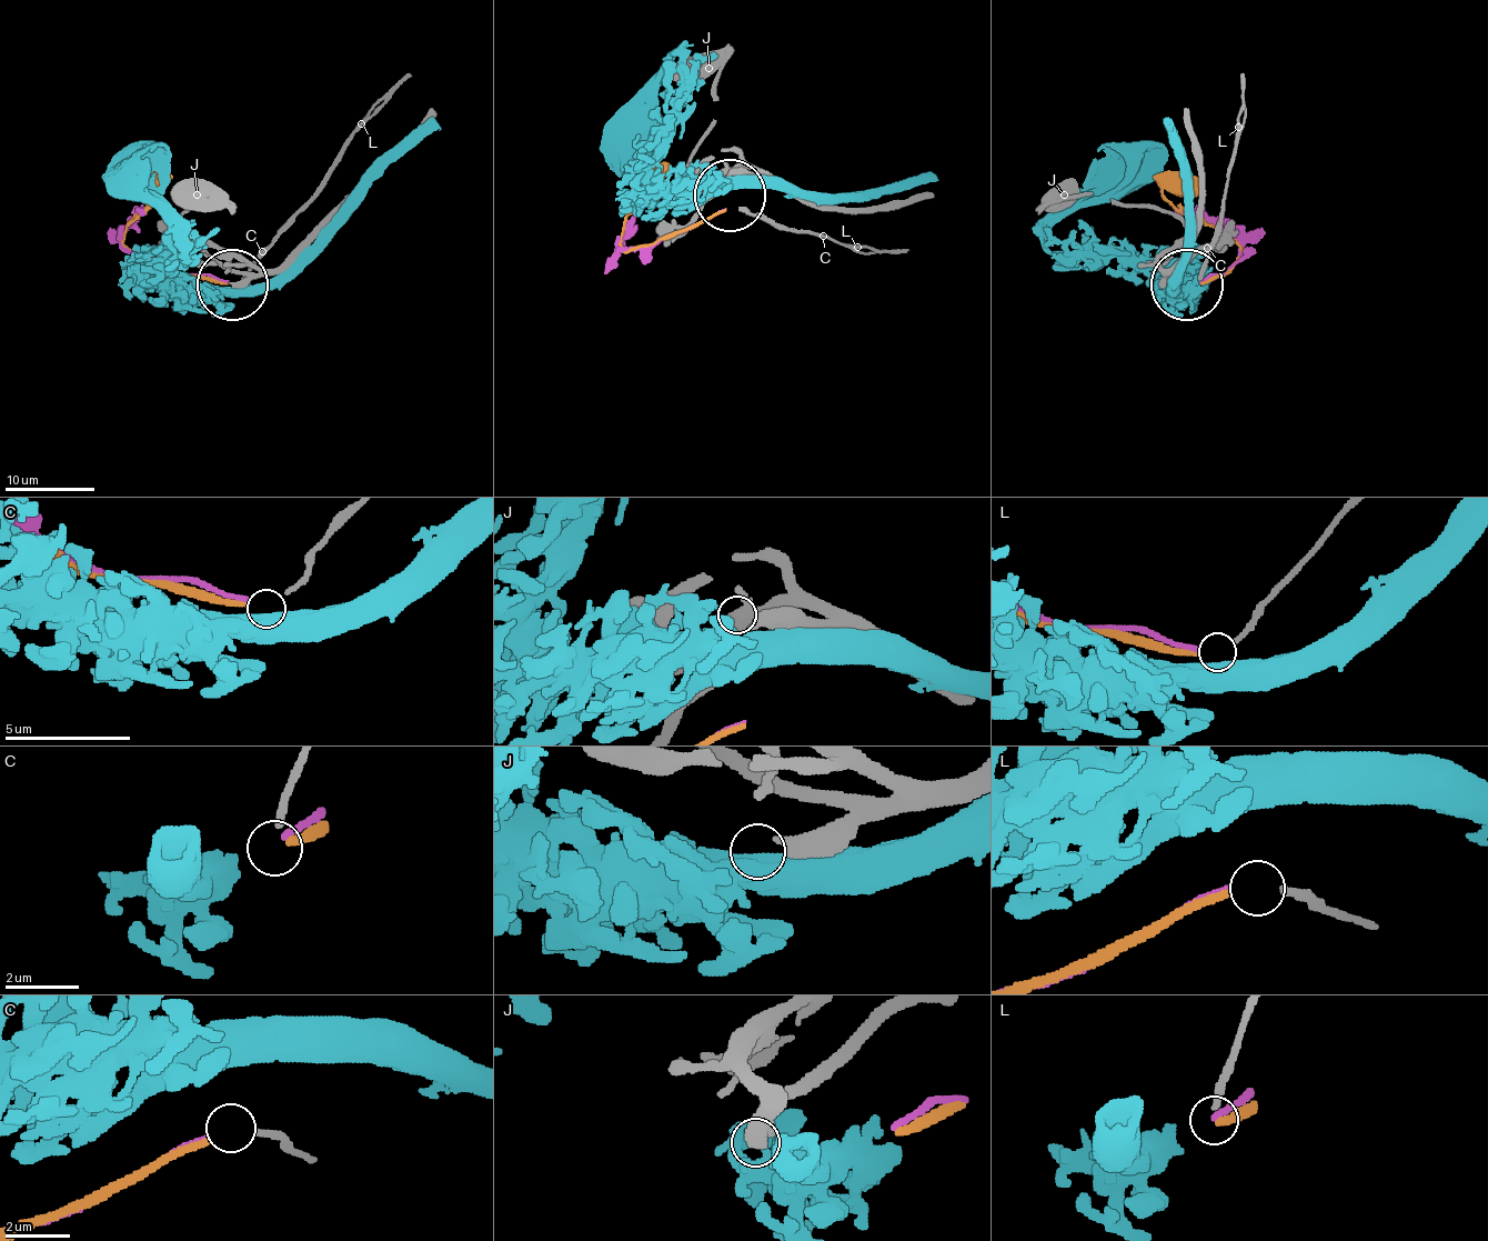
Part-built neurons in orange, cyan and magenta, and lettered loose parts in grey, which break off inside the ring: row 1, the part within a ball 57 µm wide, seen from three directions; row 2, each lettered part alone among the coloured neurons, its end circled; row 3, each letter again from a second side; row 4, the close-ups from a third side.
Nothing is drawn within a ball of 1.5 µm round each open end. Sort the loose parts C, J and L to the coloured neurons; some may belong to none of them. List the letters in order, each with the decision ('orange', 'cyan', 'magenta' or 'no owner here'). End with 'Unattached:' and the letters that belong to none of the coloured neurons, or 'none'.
C: magenta
J: no owner here
L: orange
Unattached: J

